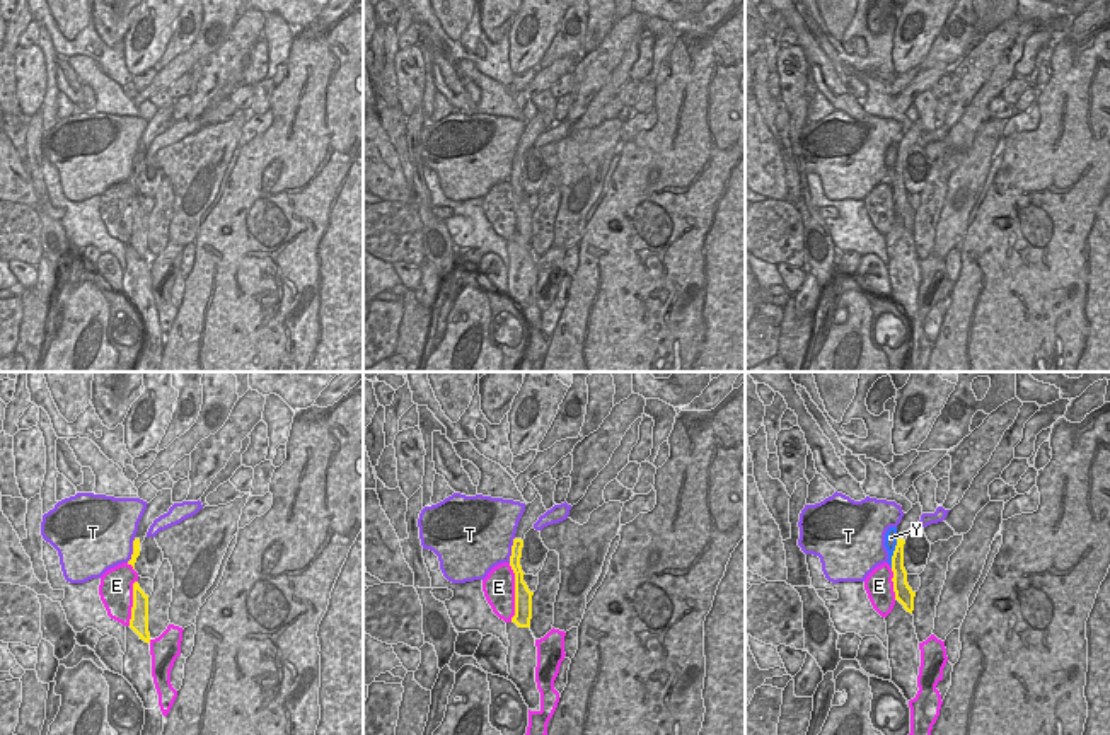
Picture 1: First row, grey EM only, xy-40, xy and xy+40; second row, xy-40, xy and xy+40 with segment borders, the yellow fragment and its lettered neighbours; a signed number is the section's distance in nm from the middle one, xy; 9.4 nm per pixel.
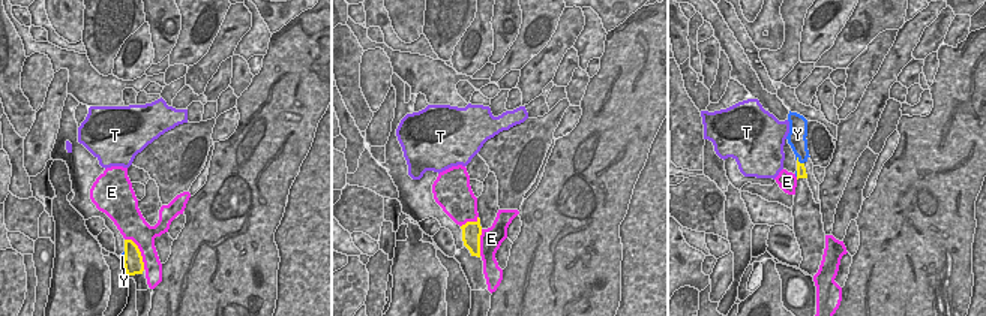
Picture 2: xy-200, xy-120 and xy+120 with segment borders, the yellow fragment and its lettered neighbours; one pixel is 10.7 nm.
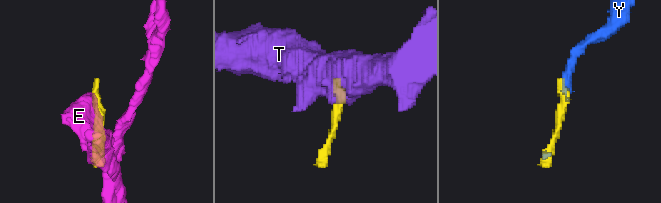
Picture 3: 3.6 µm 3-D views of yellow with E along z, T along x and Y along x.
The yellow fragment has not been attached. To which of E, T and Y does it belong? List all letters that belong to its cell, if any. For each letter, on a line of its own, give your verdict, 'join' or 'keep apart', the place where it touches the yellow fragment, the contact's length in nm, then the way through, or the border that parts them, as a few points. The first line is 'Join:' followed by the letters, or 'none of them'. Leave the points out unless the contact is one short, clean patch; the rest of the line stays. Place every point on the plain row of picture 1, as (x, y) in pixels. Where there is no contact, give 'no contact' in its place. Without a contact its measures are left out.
Join: none of them
E: keep apart; contact xy (515, 210); length 550 nm
T: keep apart; contact xy-40 (133, 169); length 240 nm; border xy-40 (135, 157), (132, 174), (127, 179)
Y: keep apart; contact xy+40 (894, 171); length 280 nm

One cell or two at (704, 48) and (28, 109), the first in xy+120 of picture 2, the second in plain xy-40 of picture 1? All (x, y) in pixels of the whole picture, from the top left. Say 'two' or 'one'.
one

